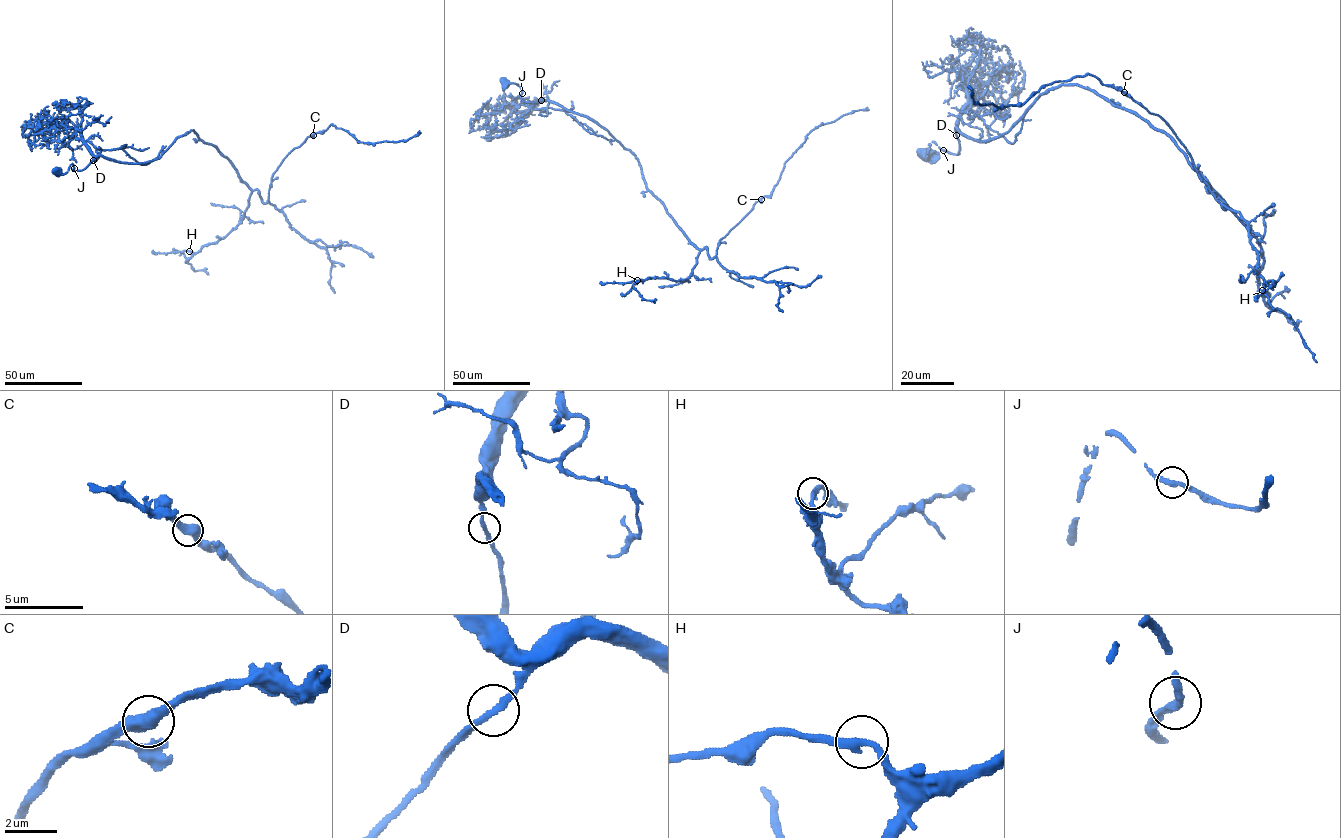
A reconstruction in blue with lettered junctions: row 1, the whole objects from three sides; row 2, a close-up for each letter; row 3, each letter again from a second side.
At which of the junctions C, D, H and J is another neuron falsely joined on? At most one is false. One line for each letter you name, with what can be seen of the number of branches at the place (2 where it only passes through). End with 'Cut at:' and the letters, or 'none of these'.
Cut at: none of these

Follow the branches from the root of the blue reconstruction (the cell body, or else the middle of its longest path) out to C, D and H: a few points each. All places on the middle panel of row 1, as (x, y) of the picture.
C: (504, 82), (519, 86), (524, 101), (550, 100), (605, 127), (635, 155), (646, 187), (710, 258), (761, 199)
D: (504, 82), (519, 86), (523, 101), (541, 100)
H: (504, 82), (519, 86), (524, 101), (550, 100), (605, 127), (699, 250), (685, 279), (637, 280)

